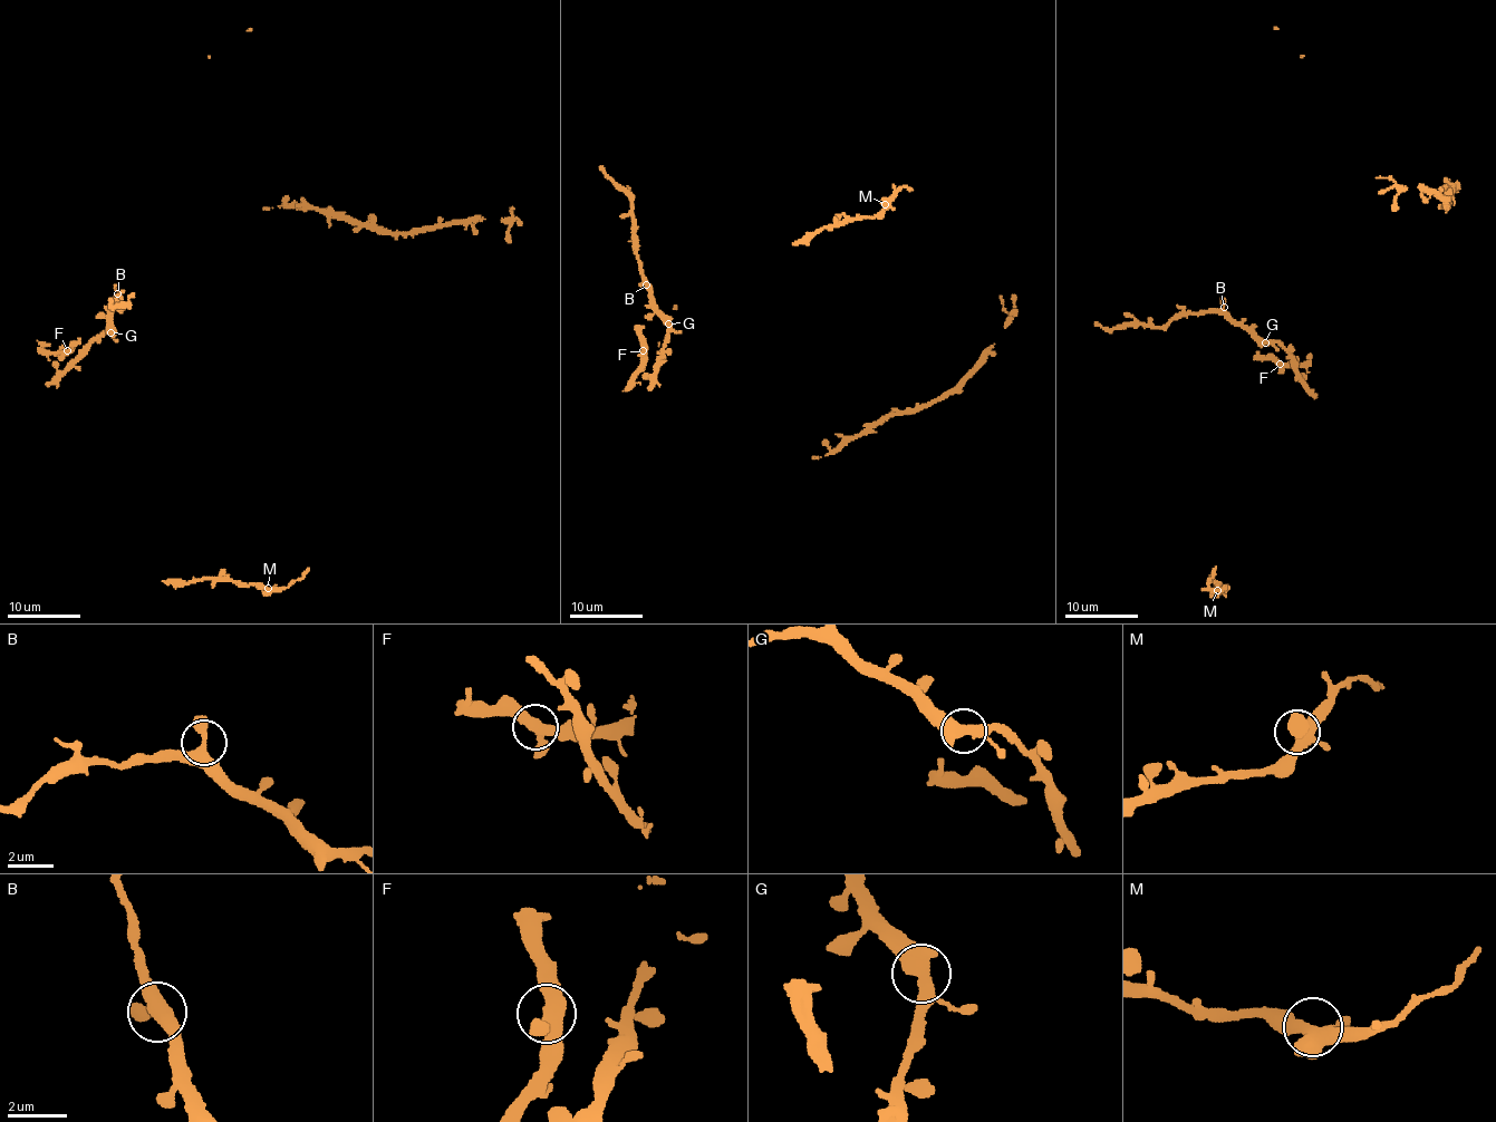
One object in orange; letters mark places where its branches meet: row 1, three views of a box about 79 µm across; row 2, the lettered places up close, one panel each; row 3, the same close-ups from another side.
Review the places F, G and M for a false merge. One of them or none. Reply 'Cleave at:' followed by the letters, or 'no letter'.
Cleave at: no letter

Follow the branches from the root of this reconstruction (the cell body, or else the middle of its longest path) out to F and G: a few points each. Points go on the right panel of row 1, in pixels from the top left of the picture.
F: (1291, 345), (1292, 360), (1304, 381), (1306, 368), (1280, 364)
G: (1291, 345), (1283, 348), (1279, 342), (1265, 341)

